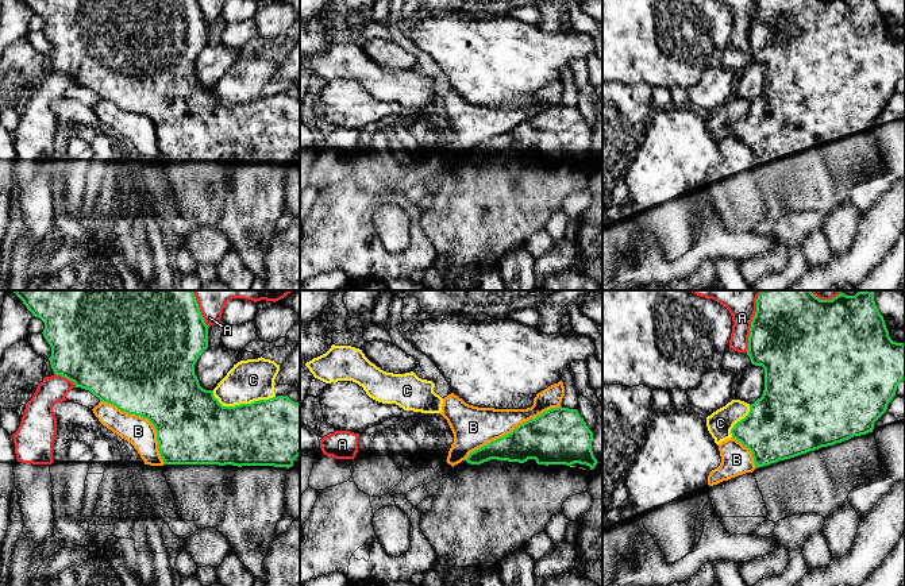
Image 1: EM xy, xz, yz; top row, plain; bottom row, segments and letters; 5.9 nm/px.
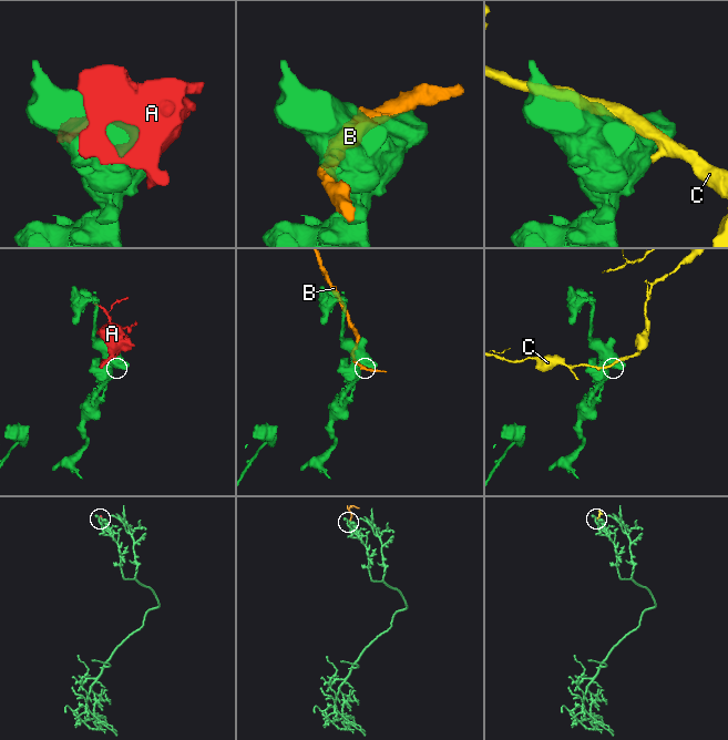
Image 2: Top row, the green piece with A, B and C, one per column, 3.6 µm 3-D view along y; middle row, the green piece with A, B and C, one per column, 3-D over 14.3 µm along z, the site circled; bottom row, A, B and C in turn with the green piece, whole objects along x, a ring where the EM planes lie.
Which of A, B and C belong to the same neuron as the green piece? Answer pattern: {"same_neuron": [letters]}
{"same_neuron": []}

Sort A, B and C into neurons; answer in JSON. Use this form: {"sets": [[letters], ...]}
{"sets": [["A"], ["B"], ["C"]]}

